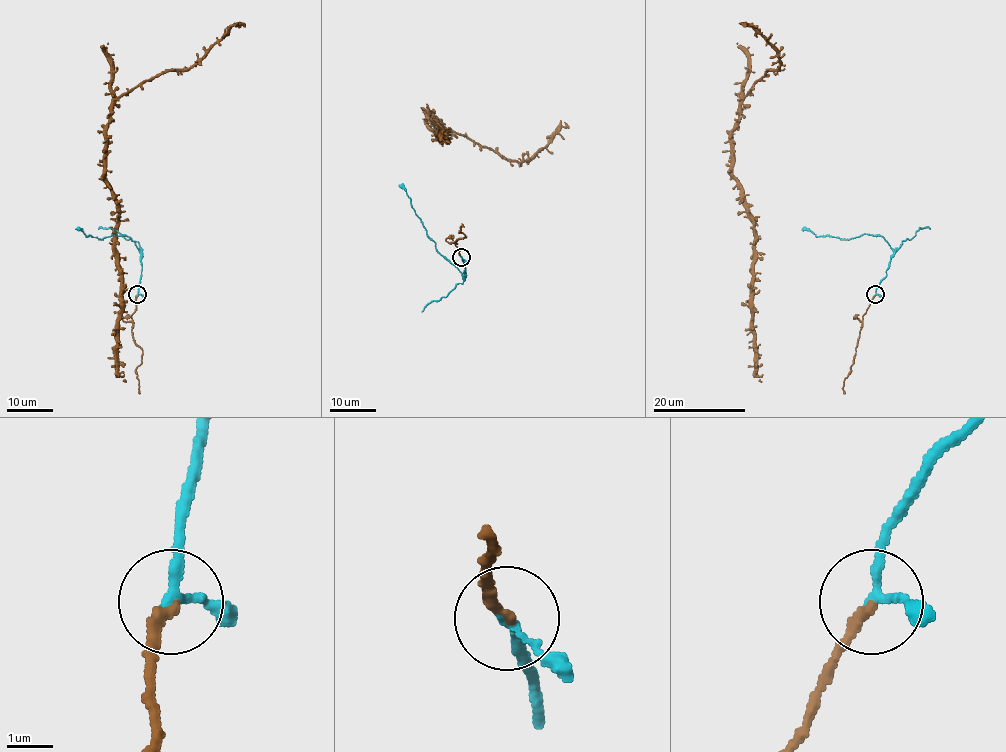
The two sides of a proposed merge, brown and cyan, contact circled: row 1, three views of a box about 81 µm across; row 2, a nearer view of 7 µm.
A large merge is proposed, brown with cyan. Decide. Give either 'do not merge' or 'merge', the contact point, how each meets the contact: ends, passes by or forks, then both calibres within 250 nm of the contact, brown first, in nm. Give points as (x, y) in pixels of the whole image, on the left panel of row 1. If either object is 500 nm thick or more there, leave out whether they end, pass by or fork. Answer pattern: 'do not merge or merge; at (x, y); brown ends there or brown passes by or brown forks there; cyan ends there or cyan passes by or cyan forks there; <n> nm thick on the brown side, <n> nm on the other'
merge; at (137, 294); brown ends there; cyan passes by; 240 nm thick on the brown side, 190 nm on the other

